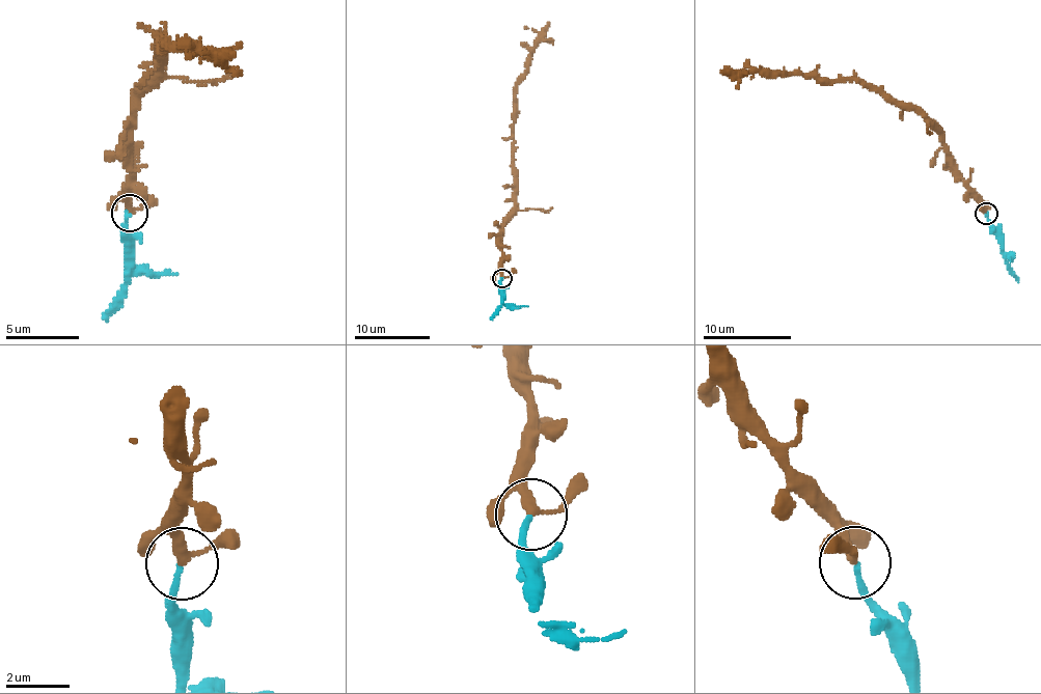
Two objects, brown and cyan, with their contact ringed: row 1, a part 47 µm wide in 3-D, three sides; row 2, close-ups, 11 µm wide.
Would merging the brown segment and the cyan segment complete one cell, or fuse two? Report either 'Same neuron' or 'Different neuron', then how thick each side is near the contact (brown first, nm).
Same neuron. Thickness 240 nm (brown) against 170 nm

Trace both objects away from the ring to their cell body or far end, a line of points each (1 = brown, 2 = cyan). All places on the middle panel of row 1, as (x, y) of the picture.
1: (502, 277), (501, 224), (514, 205), (517, 80), (526, 68), (538, 35), (524, 27)
2: (502, 278), (501, 304), (492, 320)

